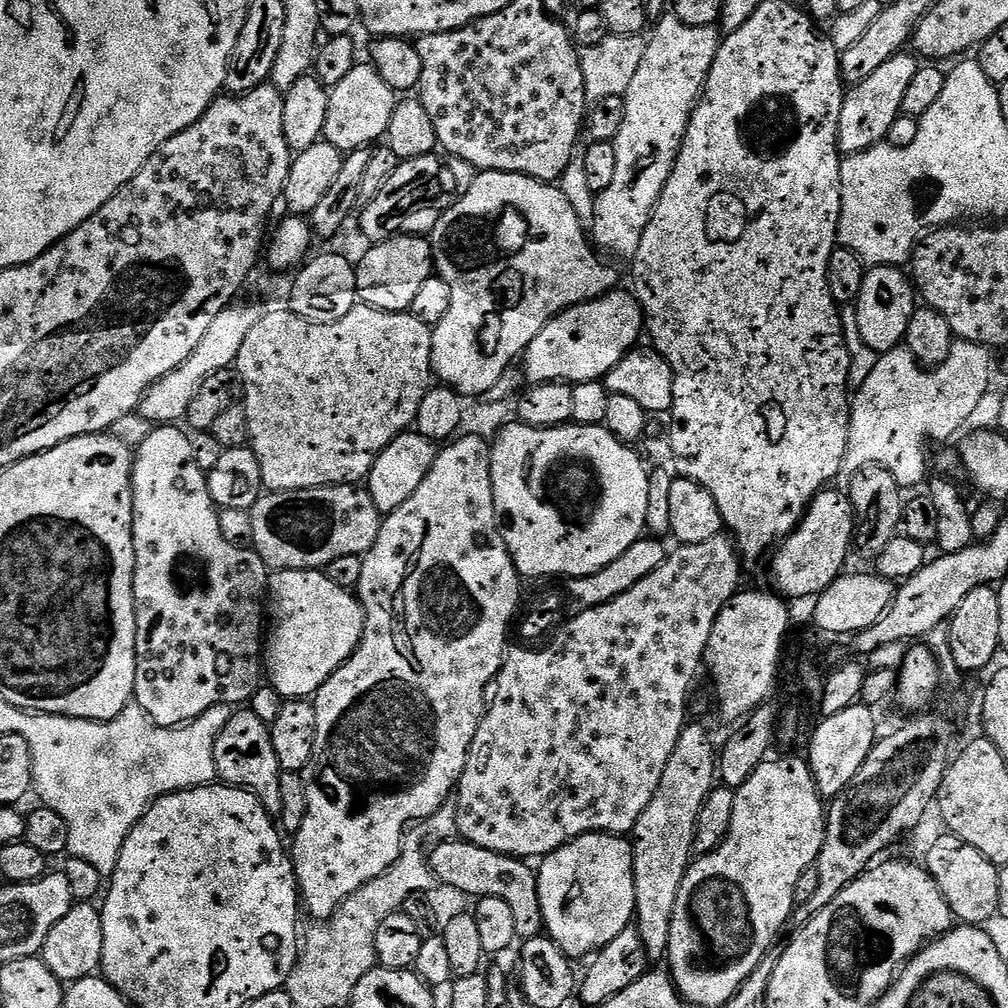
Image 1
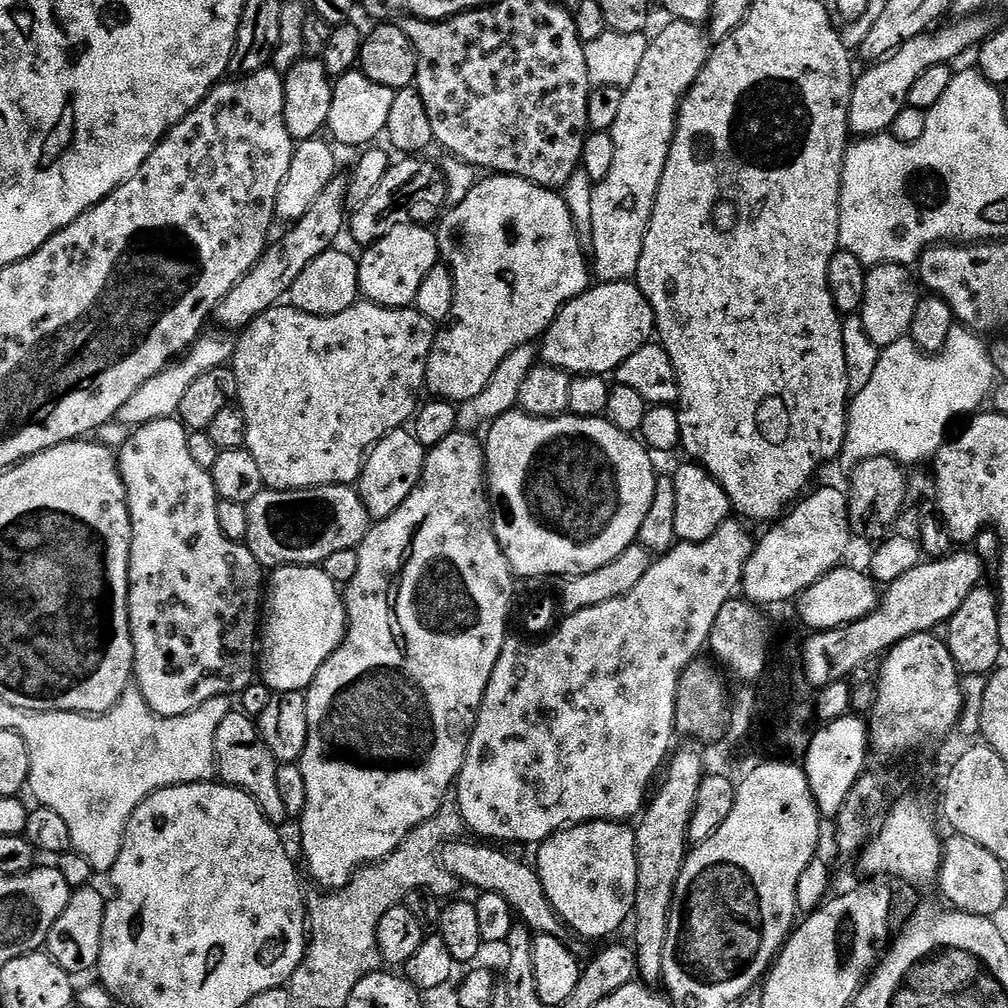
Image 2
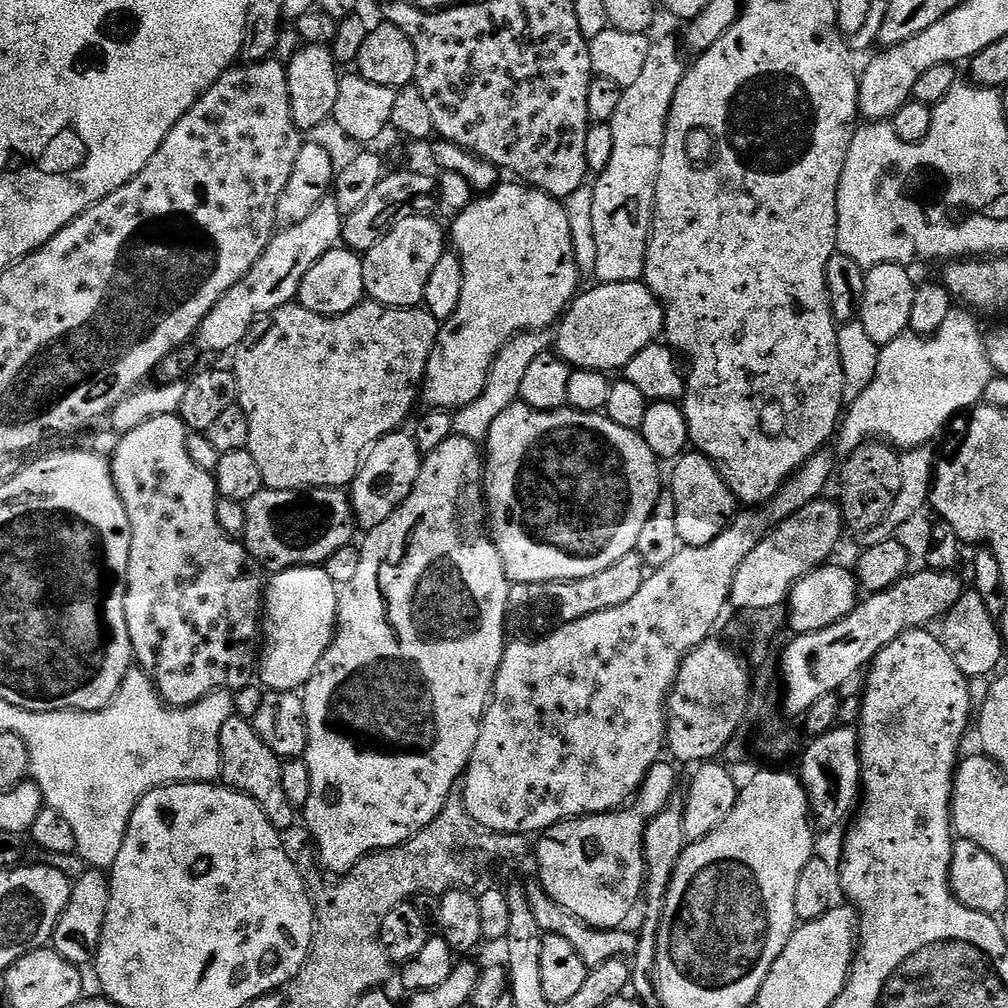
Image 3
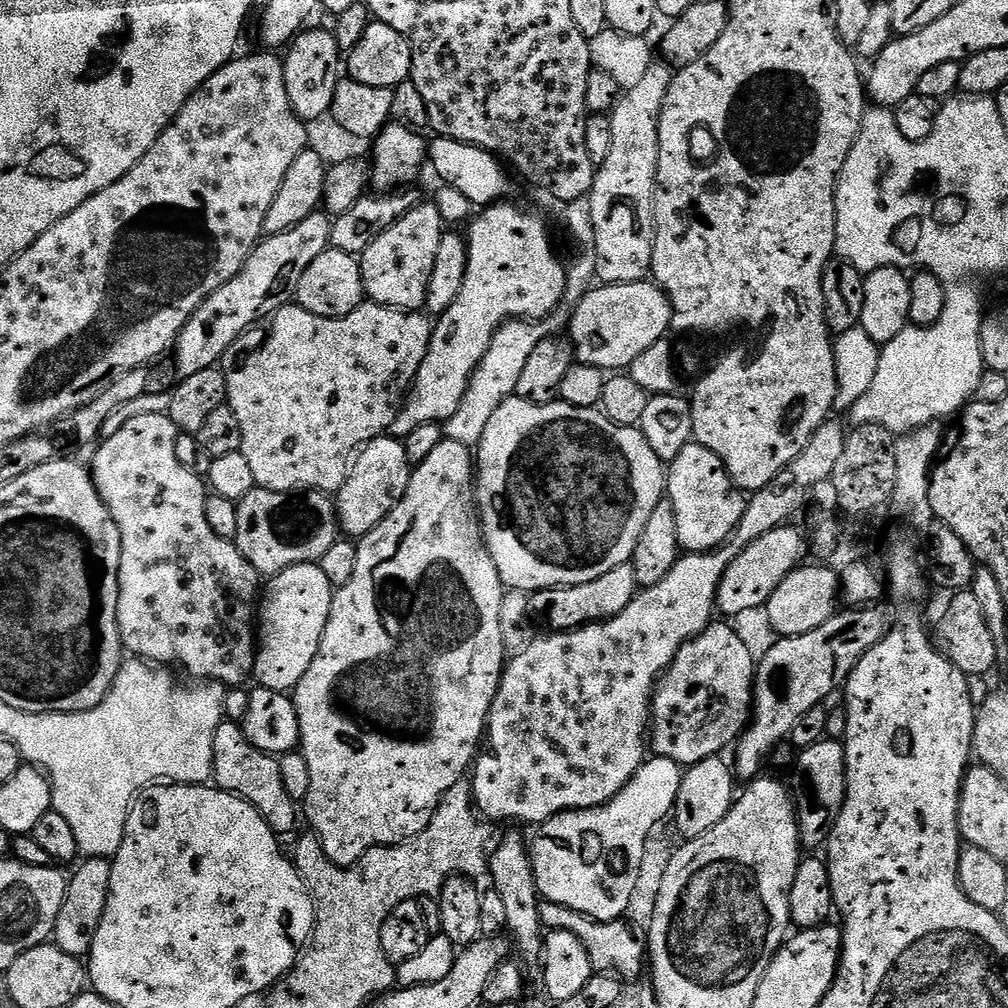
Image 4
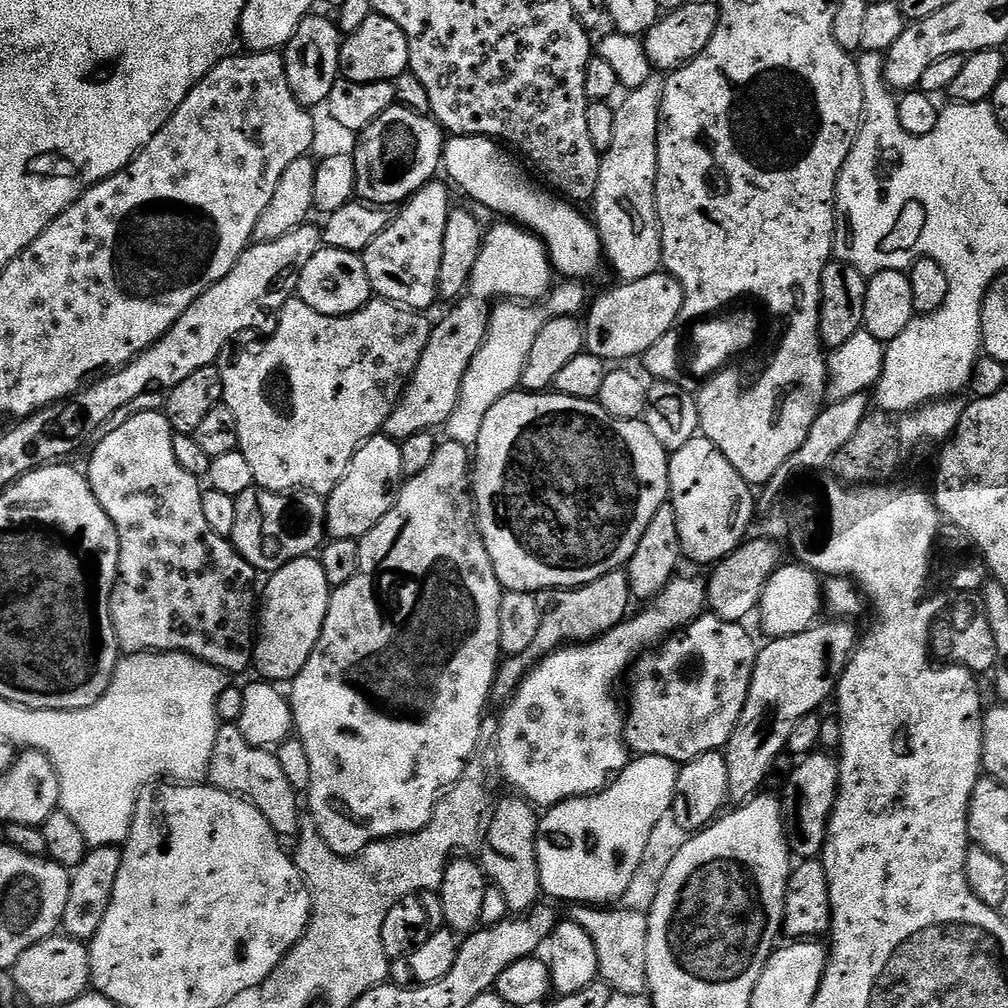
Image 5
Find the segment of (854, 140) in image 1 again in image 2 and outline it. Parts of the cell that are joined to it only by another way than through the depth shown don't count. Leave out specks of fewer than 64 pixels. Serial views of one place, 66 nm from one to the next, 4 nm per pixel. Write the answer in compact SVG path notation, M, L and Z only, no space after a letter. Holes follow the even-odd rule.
M984 14L966 16L957 19L957 24L945 23L945 28L937 27L929 30L923 36L910 38L902 46L898 46L896 52L891 52L884 60L877 60L864 73L855 77L852 85L852 97L850 98L850 110L848 111L848 127L851 135L856 138L865 136L879 136L887 133L892 127L894 118L902 114L902 110L908 107L908 95L914 86L914 82L930 66L939 64L951 65L952 60L959 58L963 52L975 49L984 43L994 31L994 24L988 21Z

